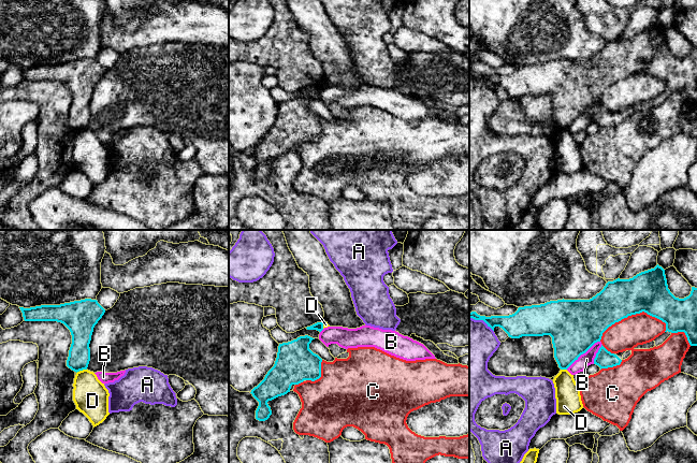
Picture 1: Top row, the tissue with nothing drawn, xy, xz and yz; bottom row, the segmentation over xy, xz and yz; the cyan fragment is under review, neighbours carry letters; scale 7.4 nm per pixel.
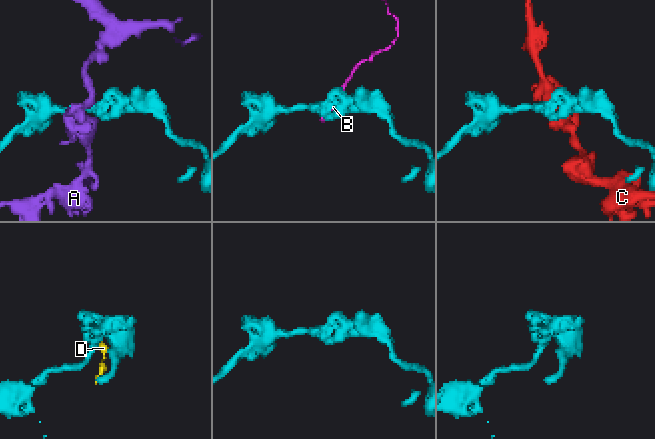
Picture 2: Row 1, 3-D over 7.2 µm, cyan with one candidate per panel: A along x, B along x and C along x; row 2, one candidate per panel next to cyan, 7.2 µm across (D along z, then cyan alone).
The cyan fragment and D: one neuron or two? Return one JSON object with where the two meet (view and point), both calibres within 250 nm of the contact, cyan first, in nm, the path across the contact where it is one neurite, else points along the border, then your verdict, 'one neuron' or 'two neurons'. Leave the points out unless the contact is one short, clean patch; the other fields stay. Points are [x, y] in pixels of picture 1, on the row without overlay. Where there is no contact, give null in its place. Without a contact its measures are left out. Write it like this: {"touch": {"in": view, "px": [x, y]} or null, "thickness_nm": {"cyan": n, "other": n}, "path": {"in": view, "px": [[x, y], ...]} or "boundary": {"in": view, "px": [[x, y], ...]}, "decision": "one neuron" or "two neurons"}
{"touch": {"in": "xy", "px": [81, 129]}, "thickness_nm": {"cyan": 160, "other": 260}, "boundary": {"in": "xy", "px": [[86, 128], [80, 129], [76, 132]]}, "decision": "two neurons"}

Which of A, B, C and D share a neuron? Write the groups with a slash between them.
A / B / C / D

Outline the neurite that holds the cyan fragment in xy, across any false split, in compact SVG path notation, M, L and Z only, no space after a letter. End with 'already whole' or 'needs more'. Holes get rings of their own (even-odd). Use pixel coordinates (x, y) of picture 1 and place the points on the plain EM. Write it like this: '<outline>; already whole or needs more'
M85 58L60 64L19 68L25 81L57 81L63 83L72 95L67 126L76 132L87 129L90 120L89 103L93 87L105 72L105 69L97 59Z; already whole

